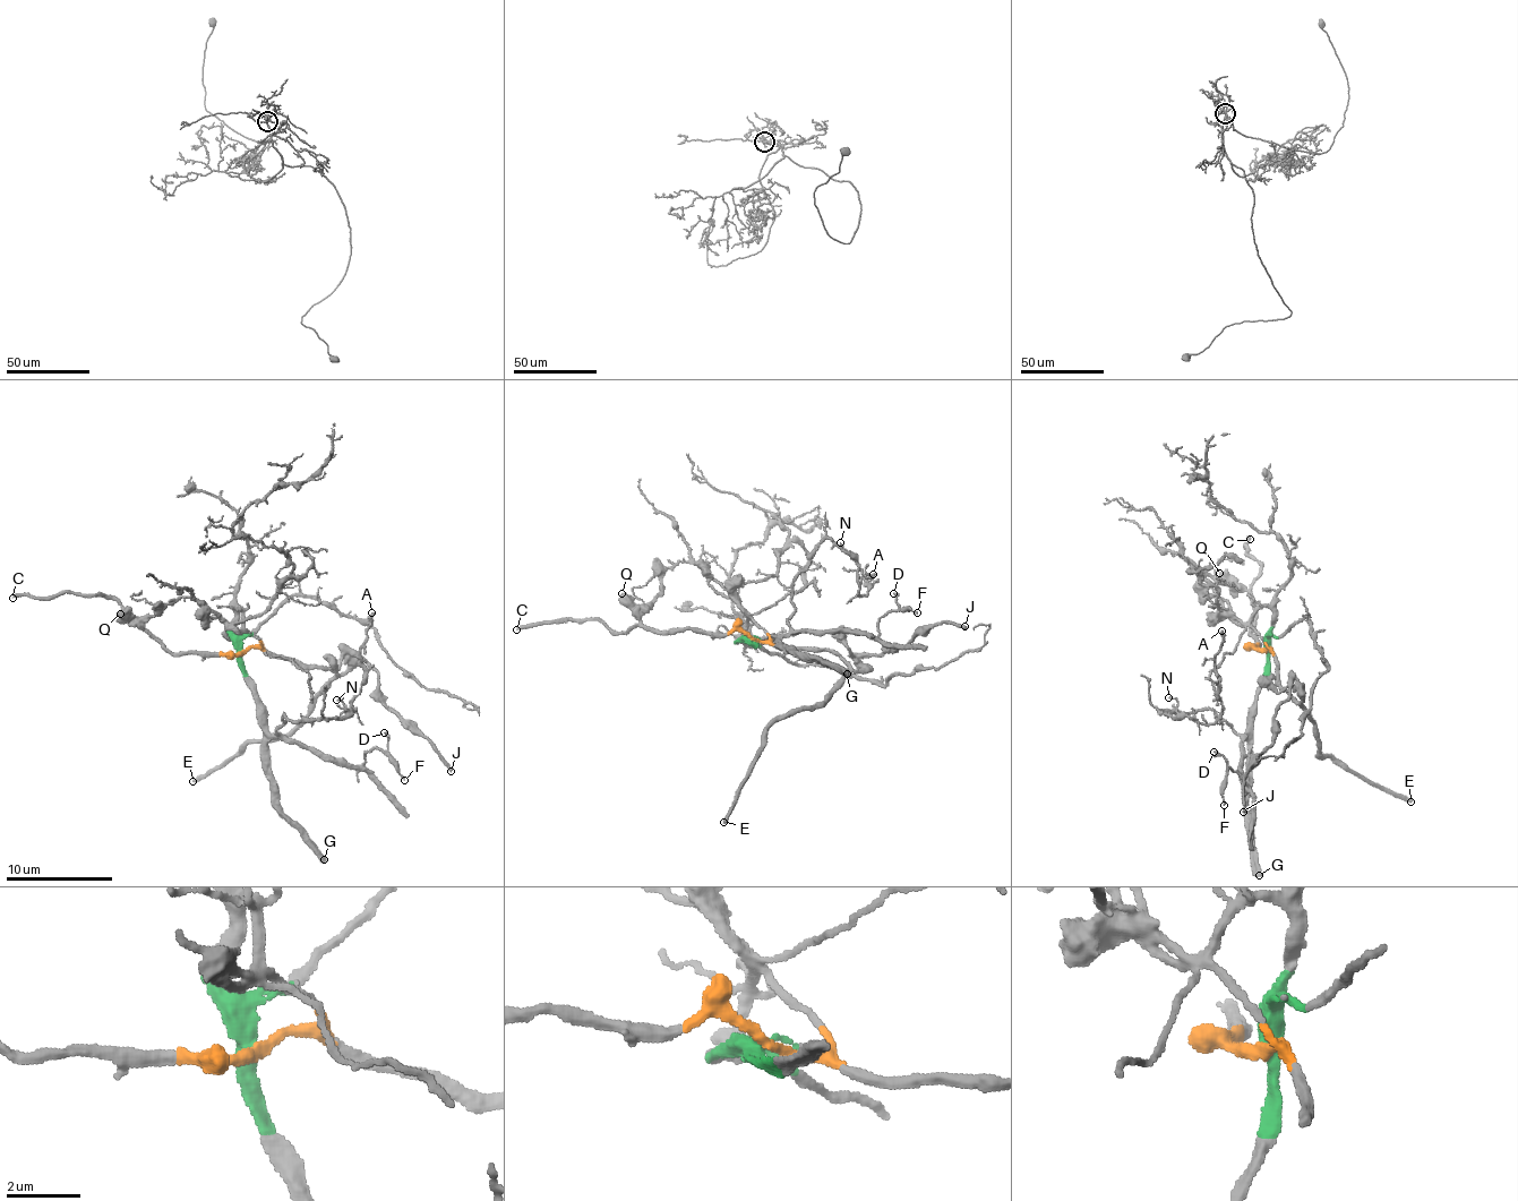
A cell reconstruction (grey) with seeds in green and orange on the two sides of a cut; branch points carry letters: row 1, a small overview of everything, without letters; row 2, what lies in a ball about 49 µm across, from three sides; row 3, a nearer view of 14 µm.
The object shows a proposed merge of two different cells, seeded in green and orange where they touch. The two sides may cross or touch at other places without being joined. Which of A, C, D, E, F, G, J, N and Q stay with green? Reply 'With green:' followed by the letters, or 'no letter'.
With green: A, D, F, G, N

